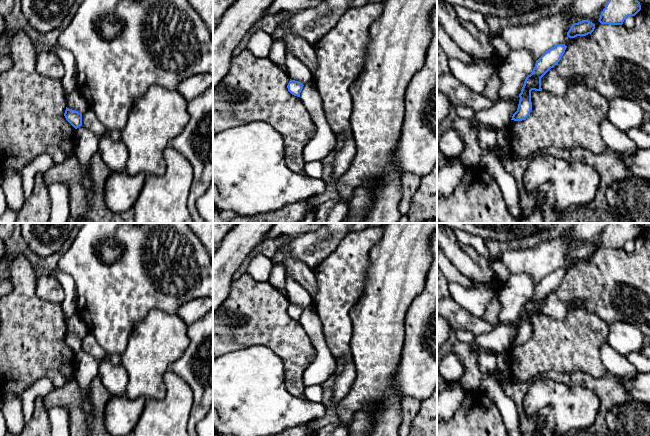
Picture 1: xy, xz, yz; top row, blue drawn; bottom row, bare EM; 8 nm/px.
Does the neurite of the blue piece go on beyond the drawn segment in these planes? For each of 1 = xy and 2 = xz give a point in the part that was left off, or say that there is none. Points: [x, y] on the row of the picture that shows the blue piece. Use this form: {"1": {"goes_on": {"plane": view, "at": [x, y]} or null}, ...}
{"1": {"goes_on": null}, "2": {"goes_on": null}}

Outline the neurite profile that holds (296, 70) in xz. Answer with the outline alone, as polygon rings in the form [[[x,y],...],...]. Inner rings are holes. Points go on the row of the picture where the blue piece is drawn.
[[[286,52],[285,71],[291,80],[299,81],[303,85],[313,82],[313,75],[308,67],[292,52]]]

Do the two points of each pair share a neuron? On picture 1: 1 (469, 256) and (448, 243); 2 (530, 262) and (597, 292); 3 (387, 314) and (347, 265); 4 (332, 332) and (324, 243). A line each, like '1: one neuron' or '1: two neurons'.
1: one neuron
2: two neurons
3: two neurons
4: two neurons

